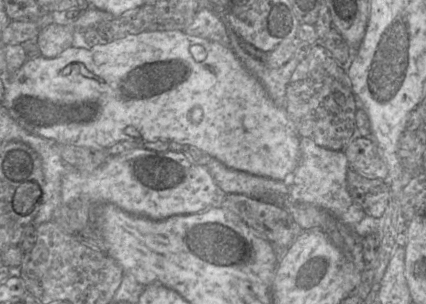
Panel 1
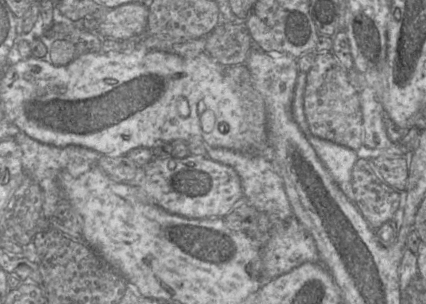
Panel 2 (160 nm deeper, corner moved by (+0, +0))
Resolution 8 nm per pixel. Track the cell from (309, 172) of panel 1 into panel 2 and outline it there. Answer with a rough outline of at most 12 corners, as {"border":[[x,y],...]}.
{"border":[[313,135],[305,138],[354,203],[357,151]]}

